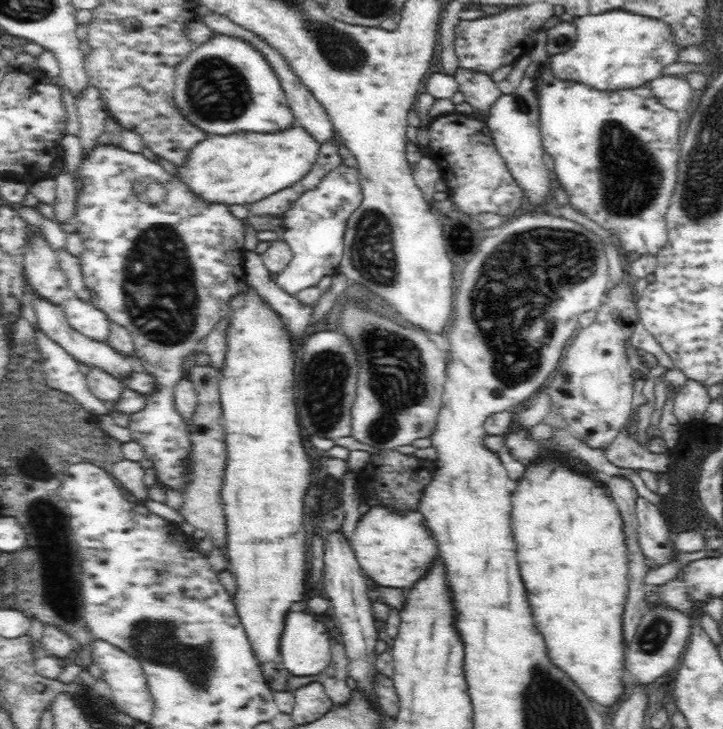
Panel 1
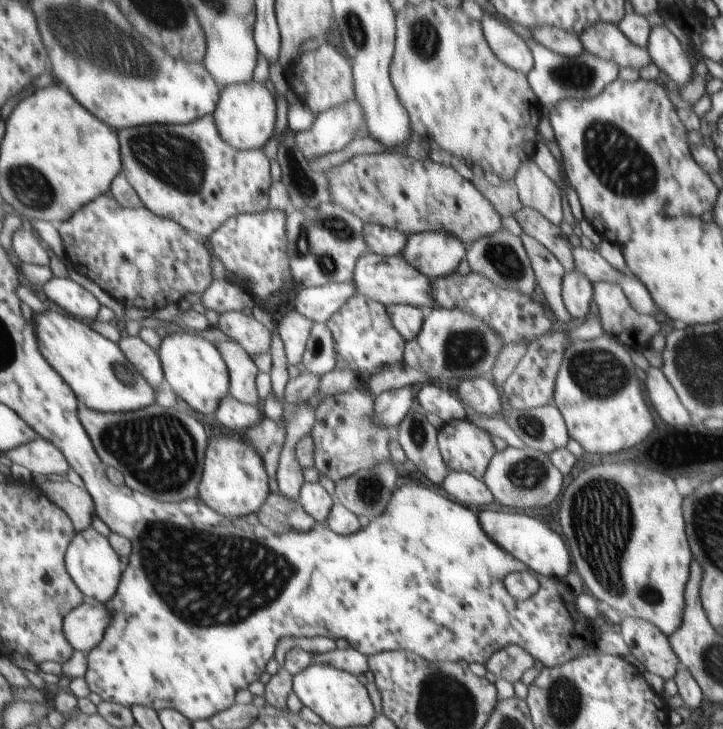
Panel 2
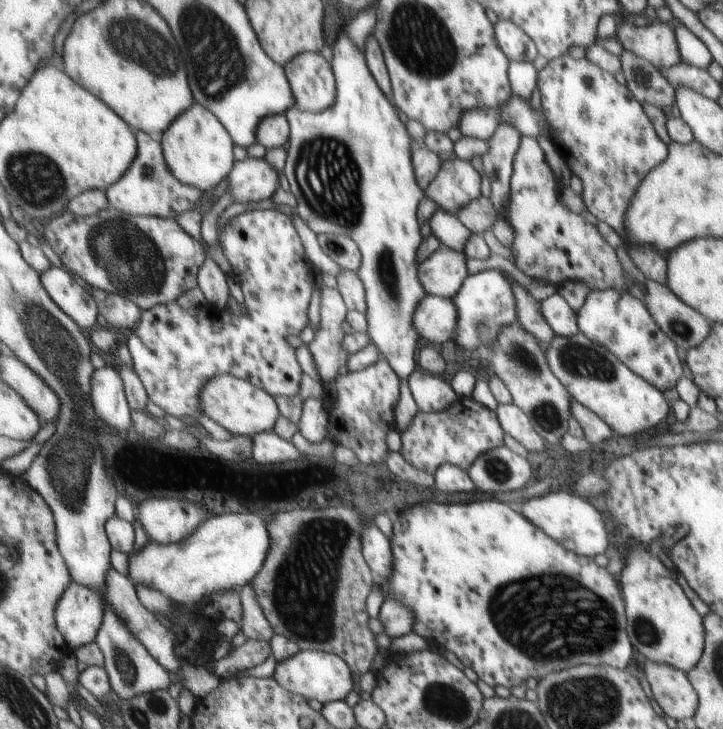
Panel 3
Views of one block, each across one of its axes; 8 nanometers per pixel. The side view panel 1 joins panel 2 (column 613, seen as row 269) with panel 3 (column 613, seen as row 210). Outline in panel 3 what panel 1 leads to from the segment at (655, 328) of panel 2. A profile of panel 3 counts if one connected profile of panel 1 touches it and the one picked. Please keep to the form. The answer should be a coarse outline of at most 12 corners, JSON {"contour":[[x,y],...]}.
{"contour":[[592,290],[579,333],[656,389],[685,369],[645,305]]}

